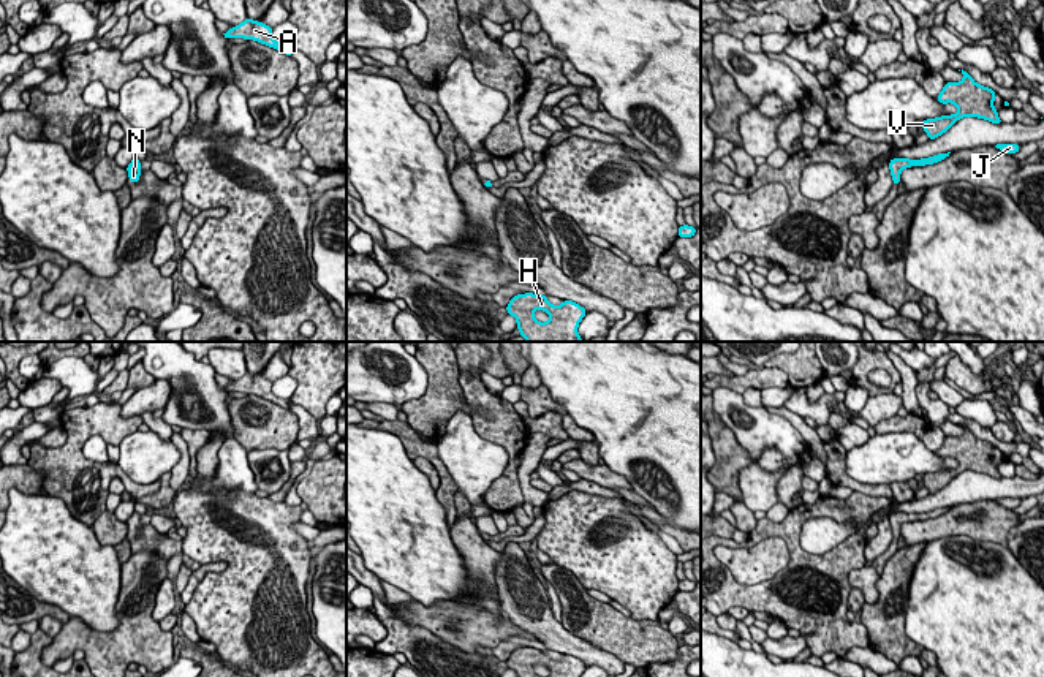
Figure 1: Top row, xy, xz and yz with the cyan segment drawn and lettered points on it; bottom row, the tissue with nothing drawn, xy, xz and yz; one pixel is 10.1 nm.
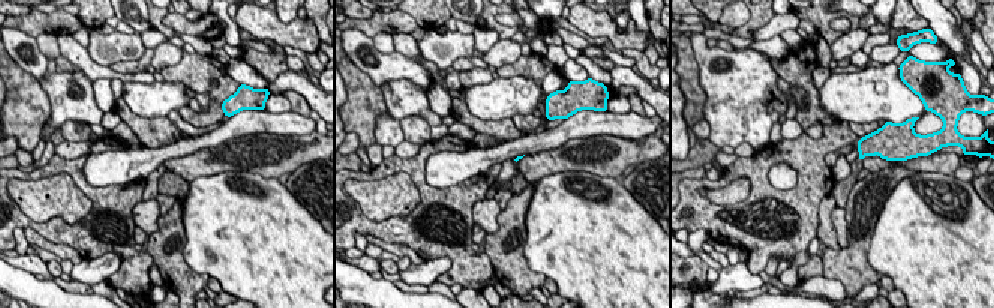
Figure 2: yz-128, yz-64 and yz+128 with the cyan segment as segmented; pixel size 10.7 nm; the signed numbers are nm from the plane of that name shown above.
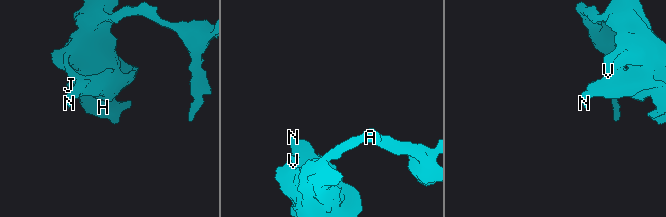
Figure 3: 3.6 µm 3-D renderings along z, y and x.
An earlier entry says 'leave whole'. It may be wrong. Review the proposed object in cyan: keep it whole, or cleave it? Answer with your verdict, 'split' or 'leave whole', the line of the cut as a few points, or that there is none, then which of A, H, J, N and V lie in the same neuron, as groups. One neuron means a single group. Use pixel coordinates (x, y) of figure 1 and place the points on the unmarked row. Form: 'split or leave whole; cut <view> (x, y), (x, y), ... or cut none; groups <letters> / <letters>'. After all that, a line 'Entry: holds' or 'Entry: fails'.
leave whole; cut none; groups A H J N V
Entry: holds

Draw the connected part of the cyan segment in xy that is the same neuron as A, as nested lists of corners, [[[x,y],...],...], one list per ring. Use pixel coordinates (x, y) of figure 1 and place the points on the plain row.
[[[248,372],[242,378],[231,381],[223,389],[226,394],[228,392],[255,394],[258,397],[263,397],[266,400],[270,400],[270,402],[280,405],[282,408],[291,410],[288,400],[280,399],[272,392],[272,381],[269,381],[263,376],[252,375]]]

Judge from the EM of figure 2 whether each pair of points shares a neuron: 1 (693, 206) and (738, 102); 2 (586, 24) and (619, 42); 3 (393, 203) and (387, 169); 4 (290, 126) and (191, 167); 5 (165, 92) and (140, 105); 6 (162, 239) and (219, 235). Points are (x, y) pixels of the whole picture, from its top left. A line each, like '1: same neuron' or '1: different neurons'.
1: different neurons
2: same neuron
3: different neurons
4: different neurons
5: same neuron
6: different neurons

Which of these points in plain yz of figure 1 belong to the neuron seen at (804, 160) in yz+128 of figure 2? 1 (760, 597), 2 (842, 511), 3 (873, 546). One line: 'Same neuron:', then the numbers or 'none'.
Same neuron: 1, 2

